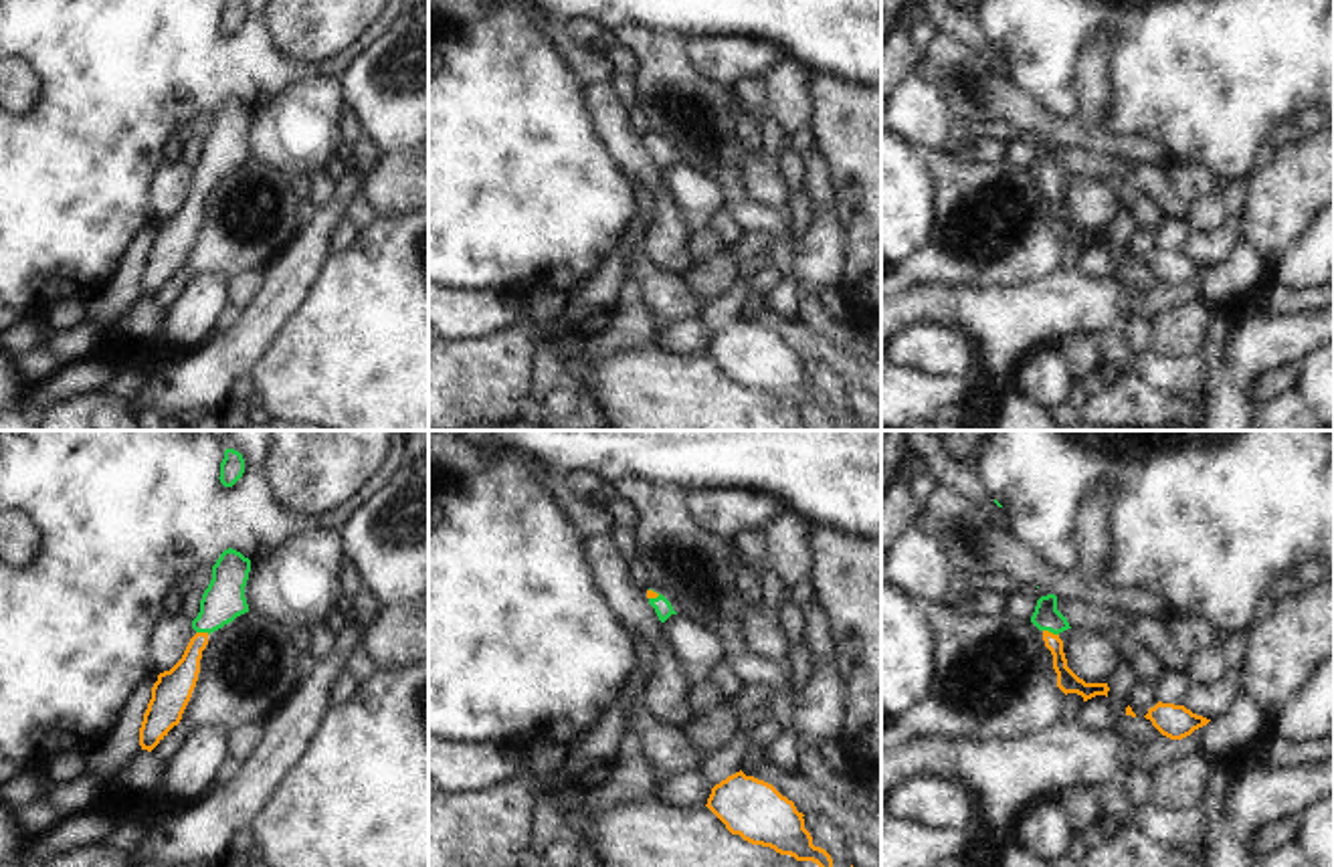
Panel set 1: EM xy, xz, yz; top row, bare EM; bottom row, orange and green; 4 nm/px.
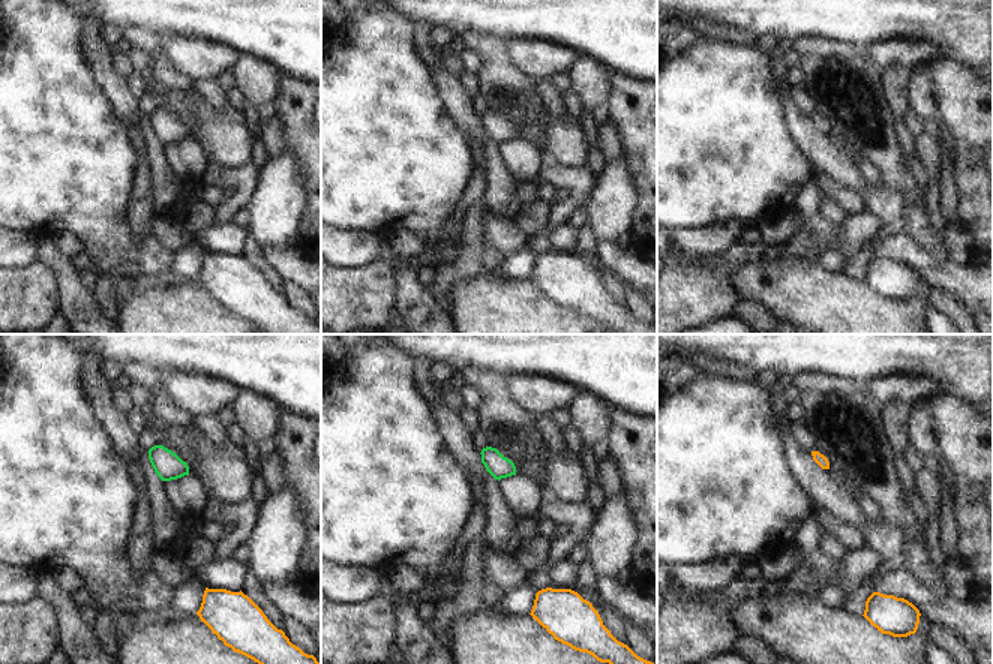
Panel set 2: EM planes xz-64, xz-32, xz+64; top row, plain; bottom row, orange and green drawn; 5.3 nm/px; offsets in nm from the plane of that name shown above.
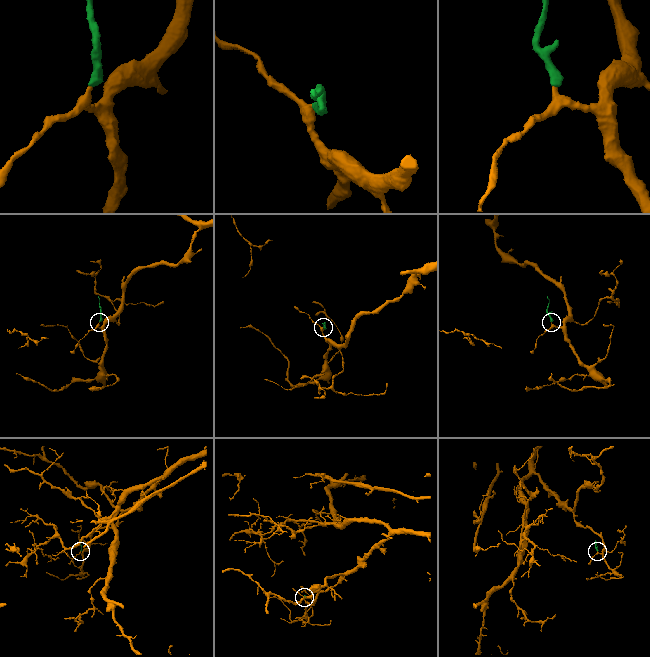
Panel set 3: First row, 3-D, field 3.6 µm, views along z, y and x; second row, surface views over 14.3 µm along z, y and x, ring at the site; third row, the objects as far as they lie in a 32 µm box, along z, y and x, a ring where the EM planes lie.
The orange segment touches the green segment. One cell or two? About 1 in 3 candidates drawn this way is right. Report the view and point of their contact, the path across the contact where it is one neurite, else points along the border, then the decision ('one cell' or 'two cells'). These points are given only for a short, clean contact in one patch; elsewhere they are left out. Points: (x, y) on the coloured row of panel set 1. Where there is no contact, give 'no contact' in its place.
meets orange in yz at (1052, 633); runs through yz (1068, 682), (1052, 633), (1052, 623), (1045, 617); one cell

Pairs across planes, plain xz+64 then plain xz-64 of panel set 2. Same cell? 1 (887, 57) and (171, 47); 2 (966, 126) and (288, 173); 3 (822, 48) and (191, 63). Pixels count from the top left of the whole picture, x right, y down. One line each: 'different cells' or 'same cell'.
1: same cell
2: different cells
3: different cells

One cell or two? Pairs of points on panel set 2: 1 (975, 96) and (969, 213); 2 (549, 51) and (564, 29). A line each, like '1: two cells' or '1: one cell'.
1: one cell
2: two cells

